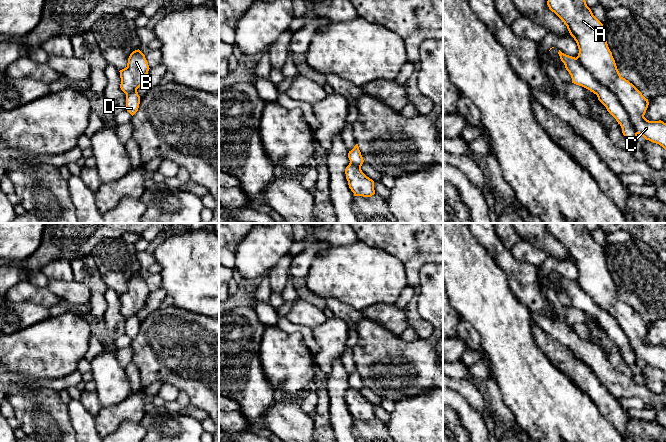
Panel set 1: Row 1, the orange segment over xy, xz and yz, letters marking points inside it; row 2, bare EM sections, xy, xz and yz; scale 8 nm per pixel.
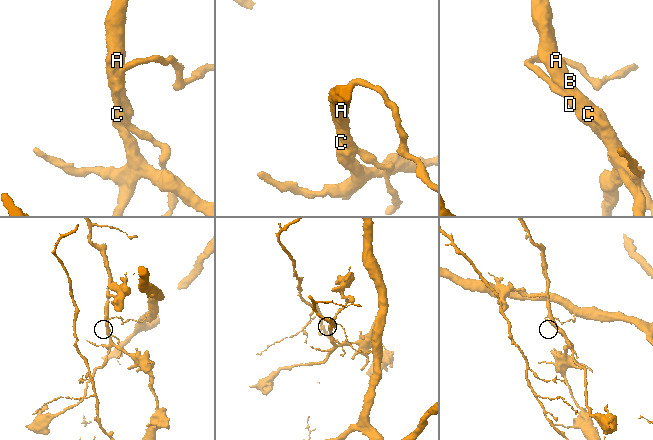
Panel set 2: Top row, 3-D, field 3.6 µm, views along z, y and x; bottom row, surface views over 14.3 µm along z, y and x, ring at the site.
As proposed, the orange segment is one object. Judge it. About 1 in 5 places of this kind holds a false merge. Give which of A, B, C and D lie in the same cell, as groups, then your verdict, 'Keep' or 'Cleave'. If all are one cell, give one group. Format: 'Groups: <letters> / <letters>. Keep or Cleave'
Groups: A B C / D. Cleave

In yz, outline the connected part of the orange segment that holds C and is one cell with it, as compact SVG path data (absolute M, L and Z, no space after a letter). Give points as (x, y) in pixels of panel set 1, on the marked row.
M548 0L547 5L564 22L576 41L578 62L617 97L628 113L636 134L666 150L666 123L649 121L644 117L648 99L620 75L606 41L603 24L593 15L586 1Z

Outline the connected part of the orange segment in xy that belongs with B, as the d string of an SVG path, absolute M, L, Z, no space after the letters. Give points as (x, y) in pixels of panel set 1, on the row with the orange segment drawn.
M139 49L133 51L128 58L127 67L119 71L121 90L126 95L137 91L145 82L149 69L145 55Z

